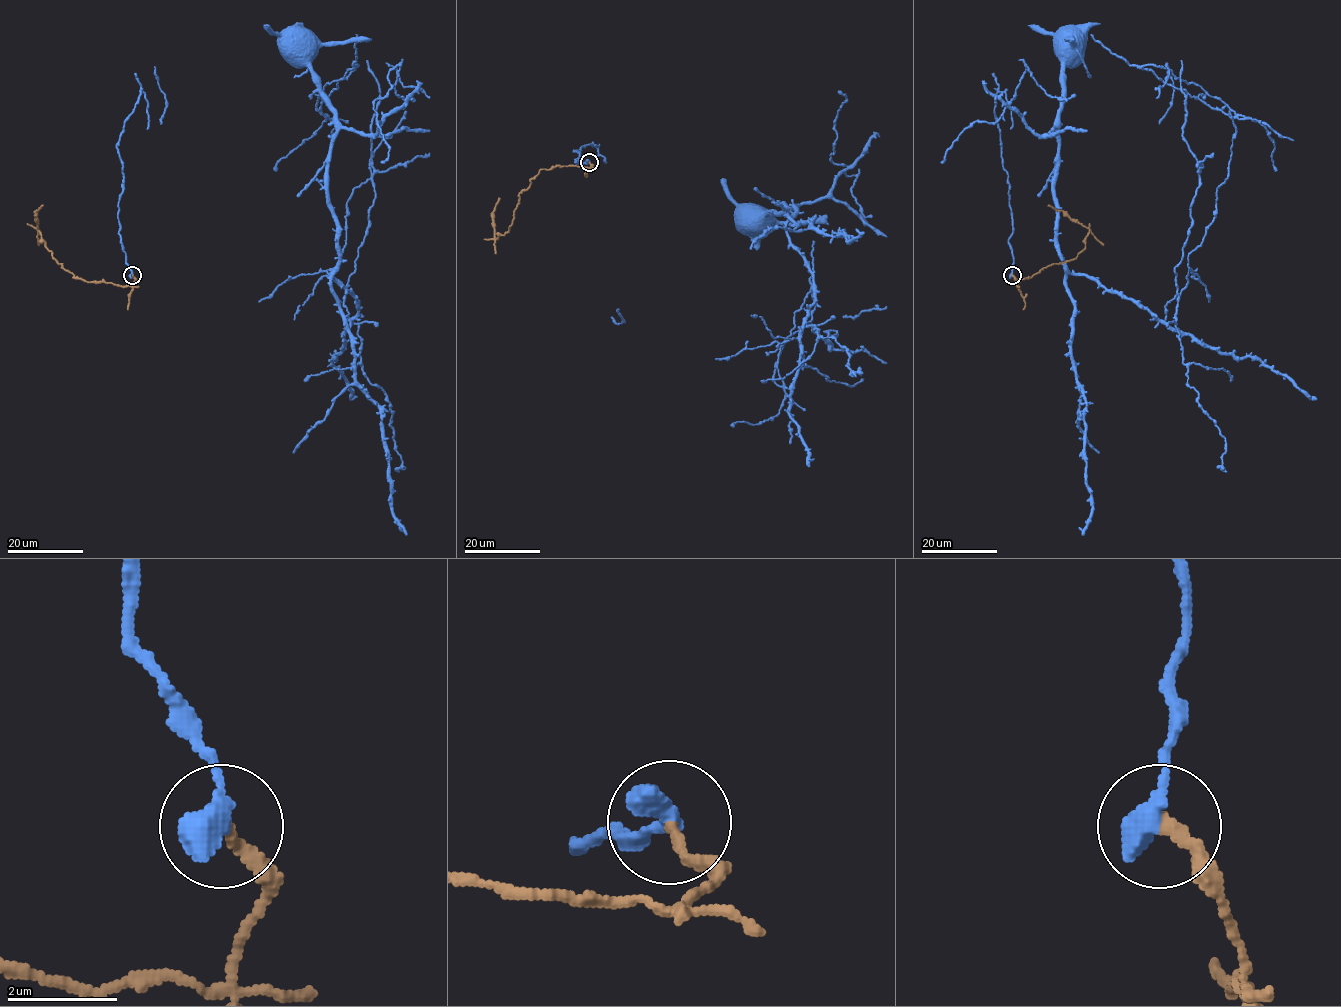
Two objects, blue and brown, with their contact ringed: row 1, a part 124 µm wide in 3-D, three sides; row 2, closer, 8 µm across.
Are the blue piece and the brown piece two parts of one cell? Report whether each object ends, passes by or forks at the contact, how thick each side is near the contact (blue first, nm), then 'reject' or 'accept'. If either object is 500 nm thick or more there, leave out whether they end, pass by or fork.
550/200 nm | reject

